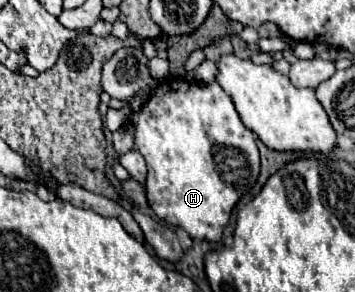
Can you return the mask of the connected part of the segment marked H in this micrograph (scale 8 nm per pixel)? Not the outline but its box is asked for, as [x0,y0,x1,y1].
[127,78,259,242]

